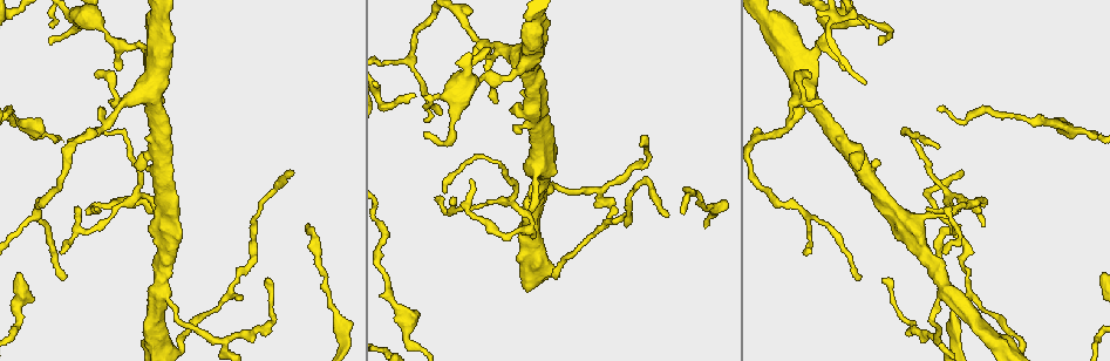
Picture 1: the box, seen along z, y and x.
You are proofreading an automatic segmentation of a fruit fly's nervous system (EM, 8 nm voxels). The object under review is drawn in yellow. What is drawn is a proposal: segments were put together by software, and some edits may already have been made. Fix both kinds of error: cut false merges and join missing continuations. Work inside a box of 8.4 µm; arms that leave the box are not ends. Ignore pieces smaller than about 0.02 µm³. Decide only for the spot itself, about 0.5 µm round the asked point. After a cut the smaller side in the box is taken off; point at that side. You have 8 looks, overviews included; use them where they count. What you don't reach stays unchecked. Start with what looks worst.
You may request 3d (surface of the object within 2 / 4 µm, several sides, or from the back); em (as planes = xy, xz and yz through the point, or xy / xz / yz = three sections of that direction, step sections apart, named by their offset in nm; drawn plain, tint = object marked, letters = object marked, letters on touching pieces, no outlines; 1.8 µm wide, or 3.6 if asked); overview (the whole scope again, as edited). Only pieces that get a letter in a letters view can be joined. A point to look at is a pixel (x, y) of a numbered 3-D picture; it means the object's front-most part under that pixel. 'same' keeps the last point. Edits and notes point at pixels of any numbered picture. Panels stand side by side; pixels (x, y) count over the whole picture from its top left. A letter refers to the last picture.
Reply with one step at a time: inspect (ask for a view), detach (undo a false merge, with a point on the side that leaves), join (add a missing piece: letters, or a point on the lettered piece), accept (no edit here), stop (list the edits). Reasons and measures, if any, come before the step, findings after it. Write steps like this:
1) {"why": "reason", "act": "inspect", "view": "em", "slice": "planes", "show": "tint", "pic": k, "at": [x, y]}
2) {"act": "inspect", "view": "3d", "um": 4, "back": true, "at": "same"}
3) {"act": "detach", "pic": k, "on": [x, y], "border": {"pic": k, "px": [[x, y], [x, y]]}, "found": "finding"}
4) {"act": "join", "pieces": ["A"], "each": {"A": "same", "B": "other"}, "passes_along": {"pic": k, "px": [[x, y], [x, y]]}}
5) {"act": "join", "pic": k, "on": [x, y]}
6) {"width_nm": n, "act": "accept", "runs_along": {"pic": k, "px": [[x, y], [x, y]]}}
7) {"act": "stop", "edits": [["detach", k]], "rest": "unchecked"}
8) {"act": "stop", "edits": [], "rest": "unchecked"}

{"why": "free end", "act": "inspect", "view": "em", "slice": "yz", "step": 8, "show": "letters", "pic": 1, "at": [310, 227]}

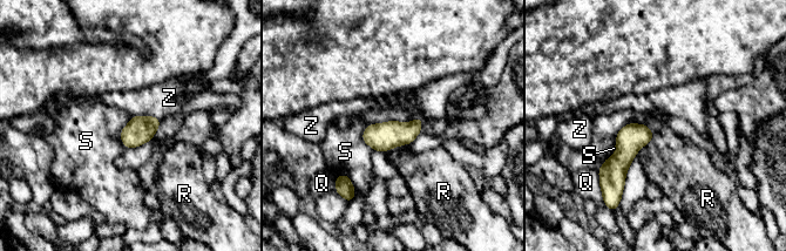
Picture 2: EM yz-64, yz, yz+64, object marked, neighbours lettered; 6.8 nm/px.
{"why": "cut it another way", "act": "inspect", "view": "em", "slice": "planes", "show": "letters", "at": "same"}

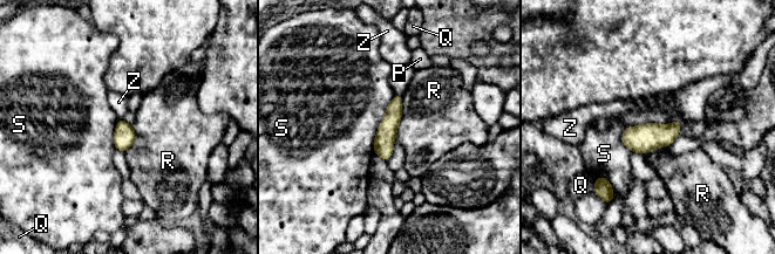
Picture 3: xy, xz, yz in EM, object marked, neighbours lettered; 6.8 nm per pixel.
{"act": "accept", "each": {"P": "other", "Q": "other", "R": "other", "S": "other", "Z": "other"}, "runs_along": {"pic": 3, "px": [[399, 98], [385, 137], [385, 156]]}, "found": "no lettered piece goes on from it"}

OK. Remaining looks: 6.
{"why": "calibre changes", "act": "inspect", "view": "3d", "um": 4, "pic": 1, "at": [330, 306]}

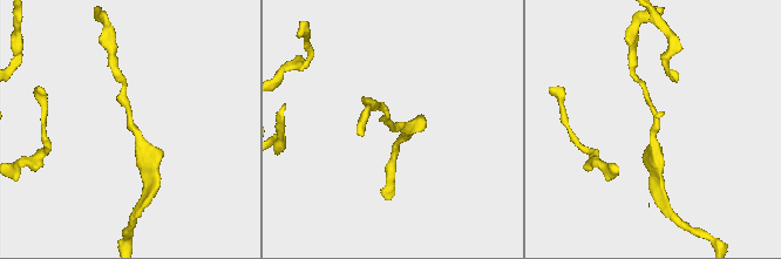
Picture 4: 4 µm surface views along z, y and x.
{"act": "inspect", "view": "em", "slice": "planes", "show": "letters", "pic": 4, "at": [395, 127]}

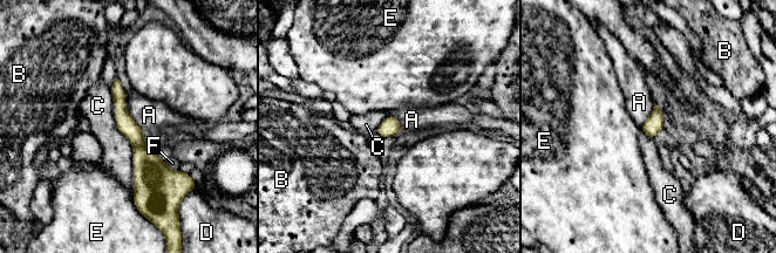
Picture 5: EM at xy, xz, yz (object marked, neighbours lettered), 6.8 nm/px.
{"width_nm": 120, "act": "accept", "each": {"A": "other", "B": "other", "C": "other", "D": "other", "E": "other", "F": "other"}, "found": "one cell here"}

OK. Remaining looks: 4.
{"why": "a narrow waist", "act": "inspect", "view": "em", "slice": "yz", "step": 4, "show": "letters", "pic": 1, "at": [512, 74]}

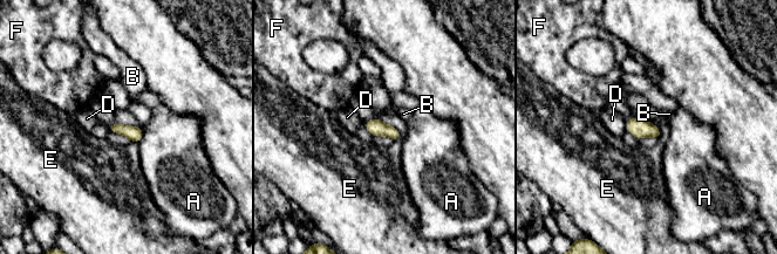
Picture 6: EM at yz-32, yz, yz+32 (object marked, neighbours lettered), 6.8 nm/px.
{"act": "inspect", "view": "em", "slice": "planes", "show": "letters", "at": "same"}

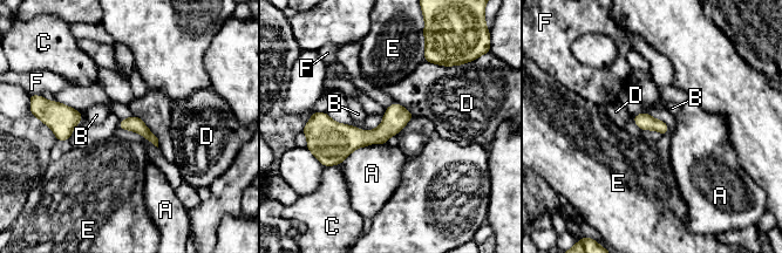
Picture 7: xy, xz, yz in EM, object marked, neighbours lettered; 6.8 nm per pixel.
{"width_nm": 100, "act": "accept", "each": {"A": "other", "B": "other", "C": "other", "D": "other", "E": "other", "F": "other"}, "border": {"pic": 7, "px": [[353, 124], [360, 129], [368, 130]]}, "found": "all the same cell"}

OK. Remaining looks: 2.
{"act": "stop", "edits": [], "rest": "unchecked"}

